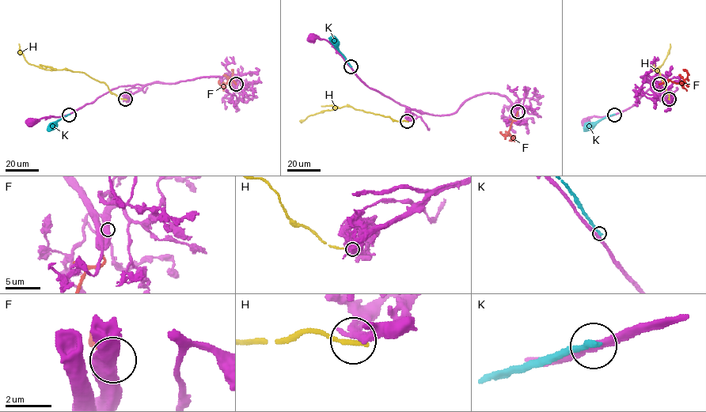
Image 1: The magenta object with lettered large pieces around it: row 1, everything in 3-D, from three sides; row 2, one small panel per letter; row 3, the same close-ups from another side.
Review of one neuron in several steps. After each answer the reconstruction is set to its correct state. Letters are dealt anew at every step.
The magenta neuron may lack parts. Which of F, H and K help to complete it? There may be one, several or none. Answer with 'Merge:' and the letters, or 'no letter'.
Merge: no letter

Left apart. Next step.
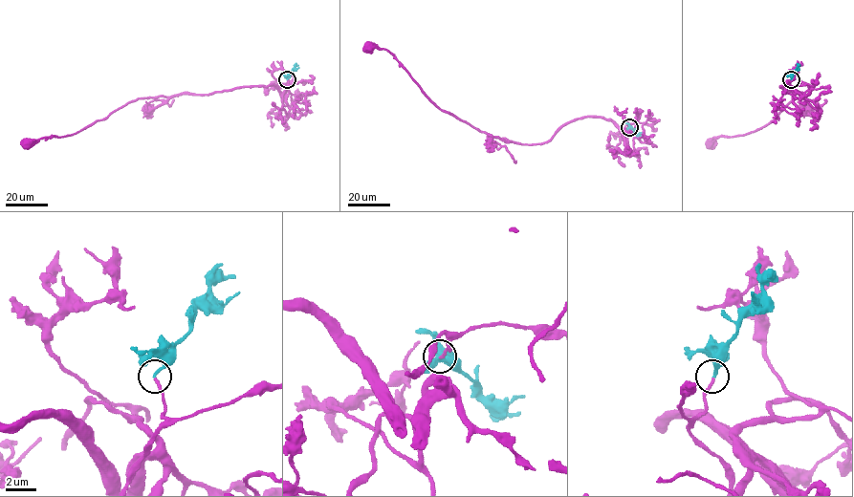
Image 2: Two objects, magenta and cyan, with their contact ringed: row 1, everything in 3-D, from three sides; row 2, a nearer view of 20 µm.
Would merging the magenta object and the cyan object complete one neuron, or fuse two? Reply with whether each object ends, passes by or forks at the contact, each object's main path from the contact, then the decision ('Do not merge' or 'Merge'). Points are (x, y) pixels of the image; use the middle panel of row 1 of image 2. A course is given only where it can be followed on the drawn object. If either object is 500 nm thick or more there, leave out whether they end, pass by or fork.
At the ring magenta ends. At the ring cyan ends. Course of magenta: (629, 127), (624, 136), (611, 120), (582, 117), (542, 143), (493, 138), (440, 110), (394, 55), (369, 47). Course of cyan: (629, 127), (641, 135). Merge

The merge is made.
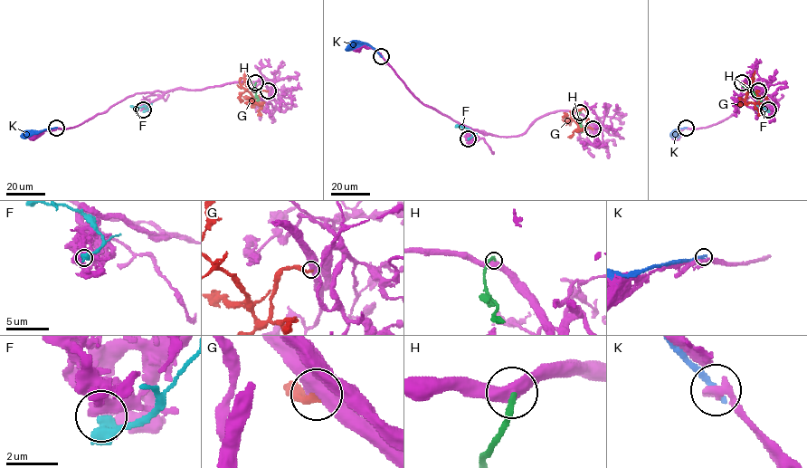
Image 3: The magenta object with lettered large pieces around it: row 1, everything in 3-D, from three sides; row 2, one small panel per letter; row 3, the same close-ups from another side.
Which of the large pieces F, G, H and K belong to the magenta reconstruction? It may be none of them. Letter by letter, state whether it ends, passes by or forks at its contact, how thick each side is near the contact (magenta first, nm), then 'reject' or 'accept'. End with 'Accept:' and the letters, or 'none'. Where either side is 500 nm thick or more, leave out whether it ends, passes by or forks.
F: 400 nm thick on the magenta side, 550 nm on the other; reject
G: 600 nm thick on the magenta side, 340 nm on the other; accept
H: 500 nm thick on the magenta side, 220 nm on the other; reject
K: it ends there; 300 nm thick on the magenta side, 320 nm on the other; reject
Accept: G

